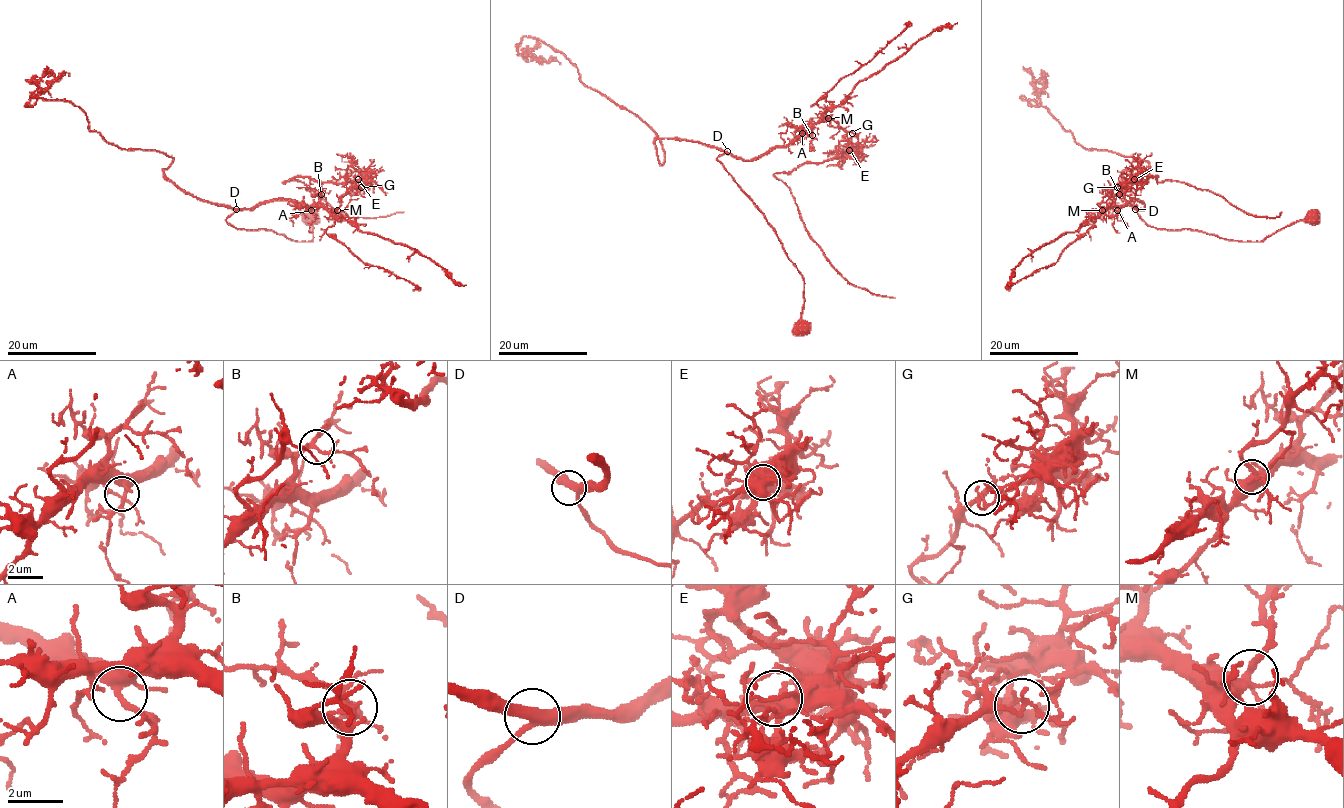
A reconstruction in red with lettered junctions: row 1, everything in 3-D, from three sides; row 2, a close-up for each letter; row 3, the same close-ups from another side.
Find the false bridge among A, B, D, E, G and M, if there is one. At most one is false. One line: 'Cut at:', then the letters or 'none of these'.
Cut at: G

